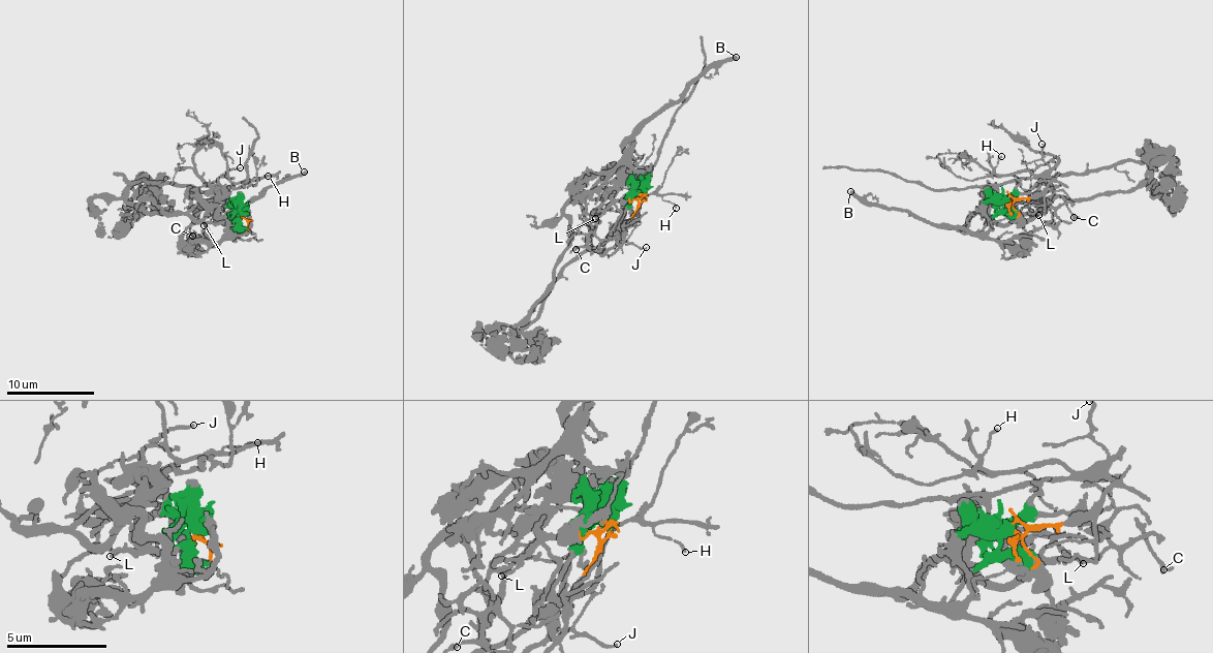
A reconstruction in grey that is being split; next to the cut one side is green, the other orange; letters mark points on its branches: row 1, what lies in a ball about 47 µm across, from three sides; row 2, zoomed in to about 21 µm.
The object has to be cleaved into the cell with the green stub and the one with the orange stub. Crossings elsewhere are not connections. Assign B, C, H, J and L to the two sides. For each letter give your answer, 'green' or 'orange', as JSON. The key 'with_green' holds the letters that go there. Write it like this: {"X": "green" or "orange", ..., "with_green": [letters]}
{"B": "green", "C": "green", "H": "orange", "J": "orange", "L": "green", "with_green": ["B", "C", "L"]}

